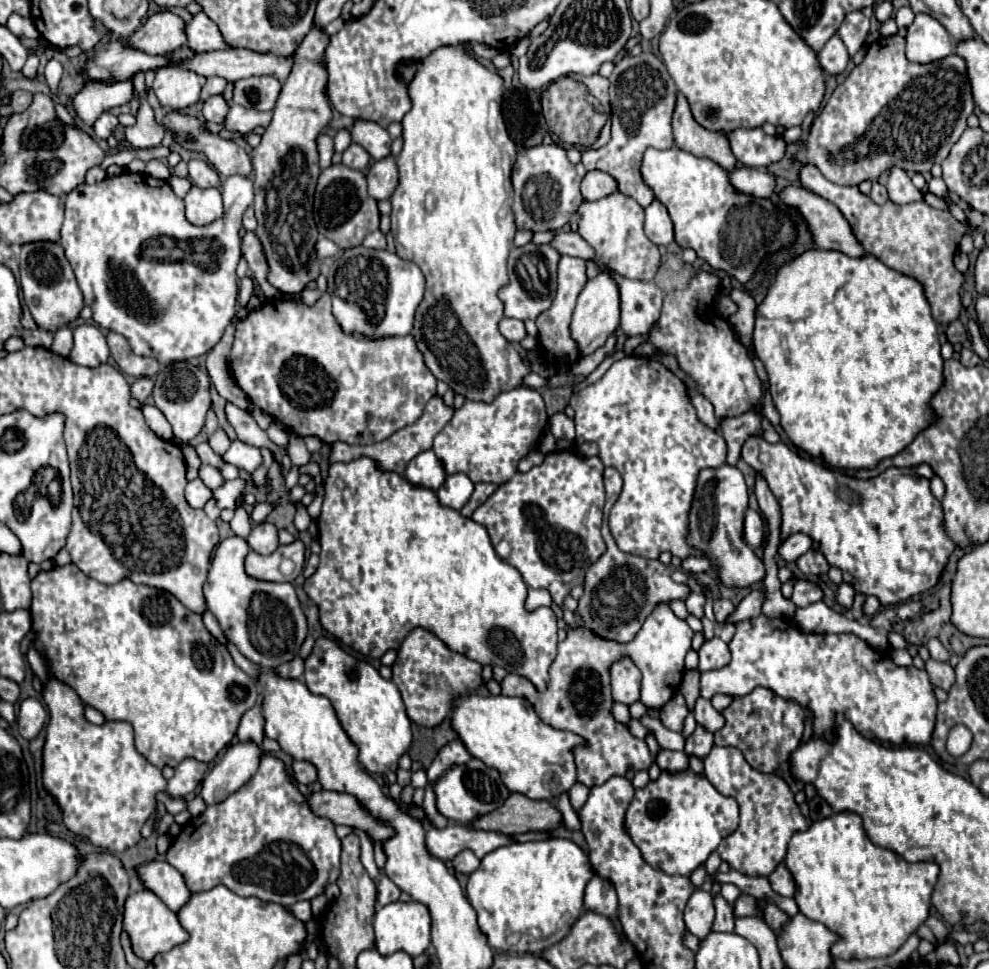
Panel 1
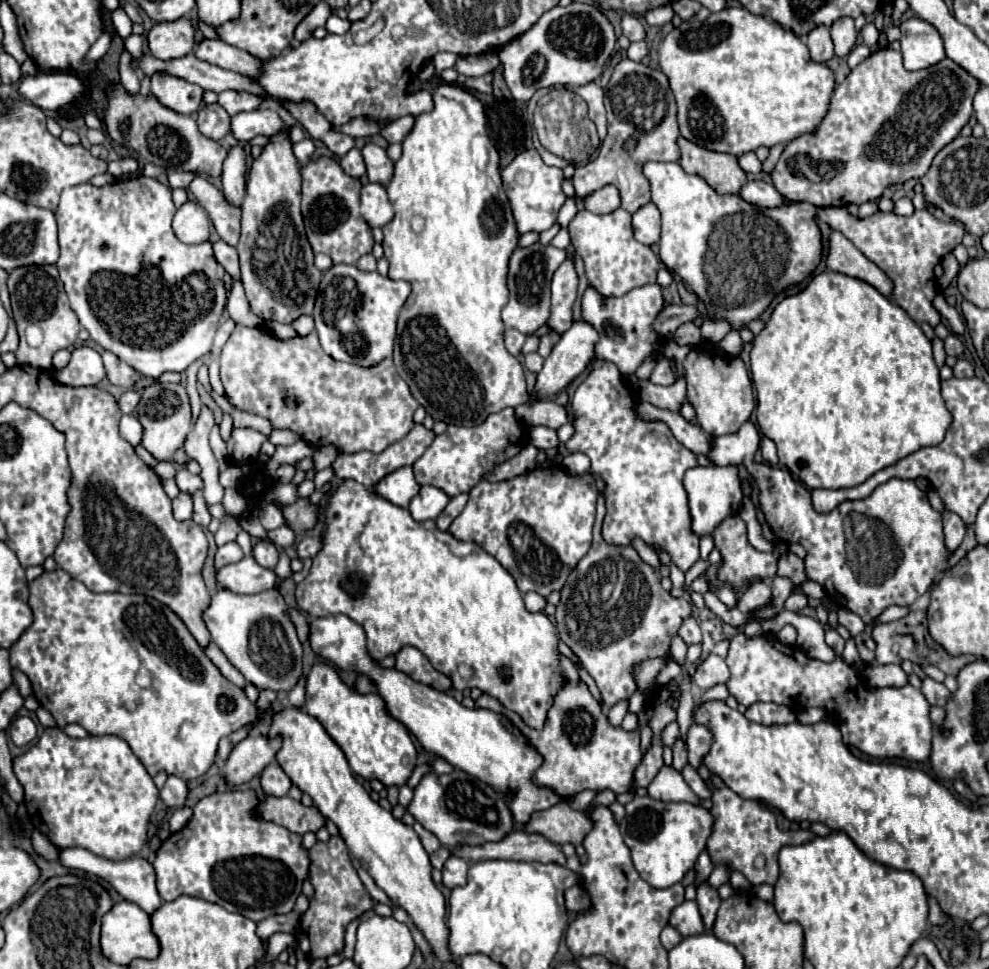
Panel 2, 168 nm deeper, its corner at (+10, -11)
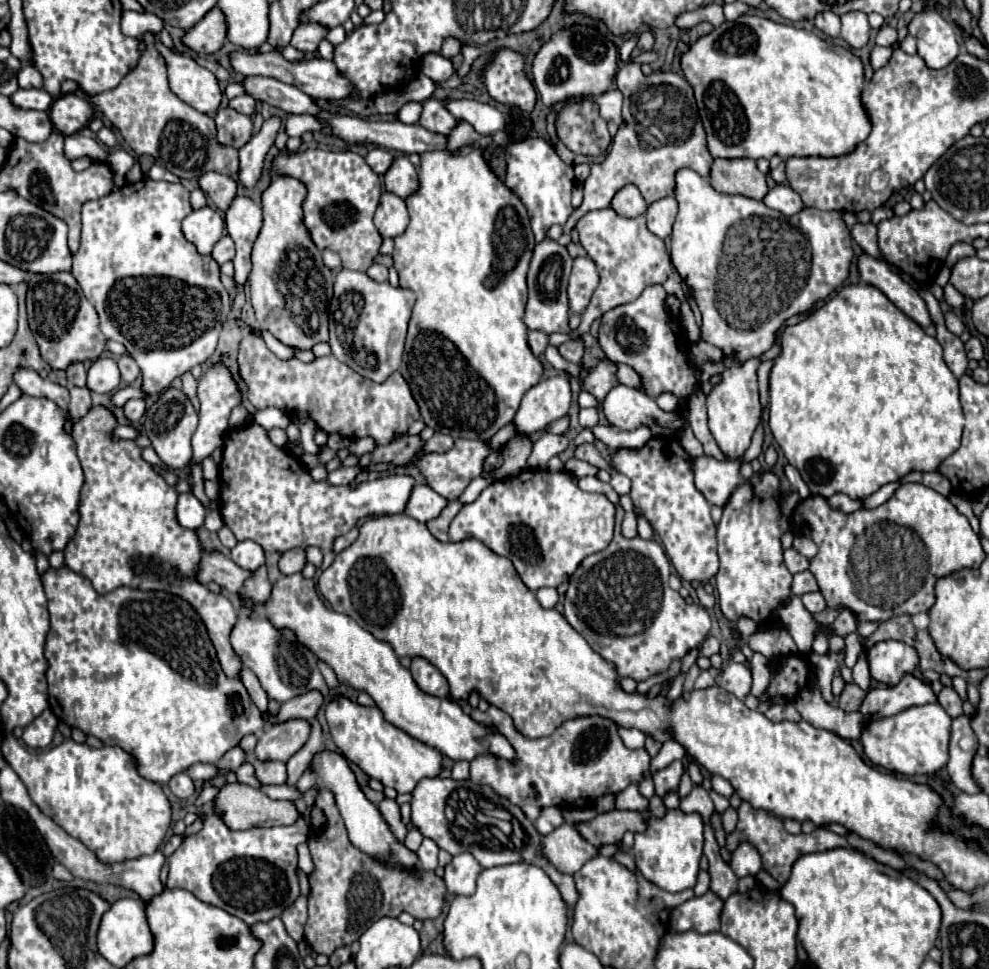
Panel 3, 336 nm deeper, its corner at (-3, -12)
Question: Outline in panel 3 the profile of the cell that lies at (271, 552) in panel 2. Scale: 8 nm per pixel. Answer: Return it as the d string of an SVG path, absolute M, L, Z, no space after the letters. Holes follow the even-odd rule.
M290 549L290 551L282 553L282 557L280 557L280 561L278 561L278 567L280 567L280 571L282 571L284 575L292 575L292 573L302 571L304 563L306 563L306 553L304 553L304 549Z

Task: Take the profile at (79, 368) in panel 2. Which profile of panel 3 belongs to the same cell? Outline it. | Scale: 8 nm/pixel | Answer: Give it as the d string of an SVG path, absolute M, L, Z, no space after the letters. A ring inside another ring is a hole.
M98 357L88 369L86 387L96 393L110 393L120 383L120 371L112 357Z

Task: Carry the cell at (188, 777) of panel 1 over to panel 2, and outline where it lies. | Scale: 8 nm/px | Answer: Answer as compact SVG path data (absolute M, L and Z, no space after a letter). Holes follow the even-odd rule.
M169 776L165 786L161 788L161 800L165 802L167 808L175 810L175 808L181 808L185 806L185 800L187 800L187 784L177 778L177 776Z

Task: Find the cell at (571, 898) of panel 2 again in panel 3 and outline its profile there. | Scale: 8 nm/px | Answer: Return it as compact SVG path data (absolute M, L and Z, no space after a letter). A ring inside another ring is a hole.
M426 777L416 785L410 803L412 823L422 831L424 837L434 839L440 849L446 849L452 855L472 853L482 867L496 867L518 861L536 863L556 883L570 909L574 907L574 901L578 901L574 877L556 871L544 857L538 855L540 833L536 831L534 823L522 813L522 809L516 809L510 801L494 793L490 785L478 785L472 779L456 781L450 777ZM506 823L510 823L510 827Z

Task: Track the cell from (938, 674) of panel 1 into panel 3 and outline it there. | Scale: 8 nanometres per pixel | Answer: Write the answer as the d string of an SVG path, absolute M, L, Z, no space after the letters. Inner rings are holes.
M944 687L938 695L938 703L946 709L946 713L950 717L958 717L962 715L962 699L958 697L958 693L954 693L952 687Z

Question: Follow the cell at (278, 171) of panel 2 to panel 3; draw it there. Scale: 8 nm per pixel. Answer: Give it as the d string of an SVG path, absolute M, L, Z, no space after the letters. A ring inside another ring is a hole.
M278 175L270 181L270 185L262 193L262 211L264 225L252 249L252 273L250 273L250 299L254 305L254 313L262 329L268 329L276 339L290 347L312 349L318 341L328 341L328 303L332 293L334 275L324 265L322 253L310 241L310 231L302 221L302 201L306 197L306 185L290 175Z

